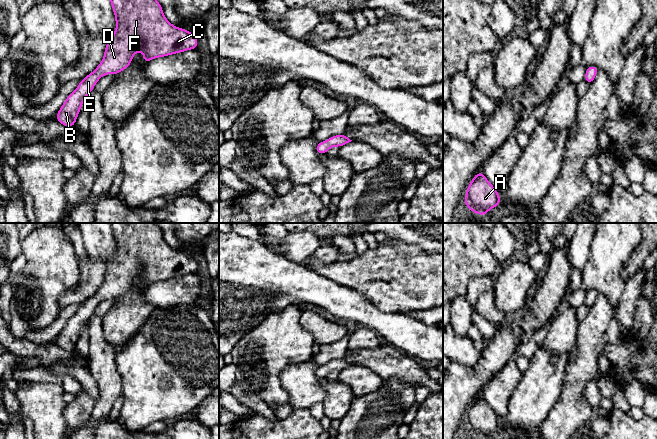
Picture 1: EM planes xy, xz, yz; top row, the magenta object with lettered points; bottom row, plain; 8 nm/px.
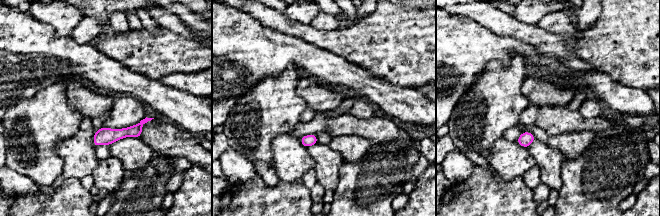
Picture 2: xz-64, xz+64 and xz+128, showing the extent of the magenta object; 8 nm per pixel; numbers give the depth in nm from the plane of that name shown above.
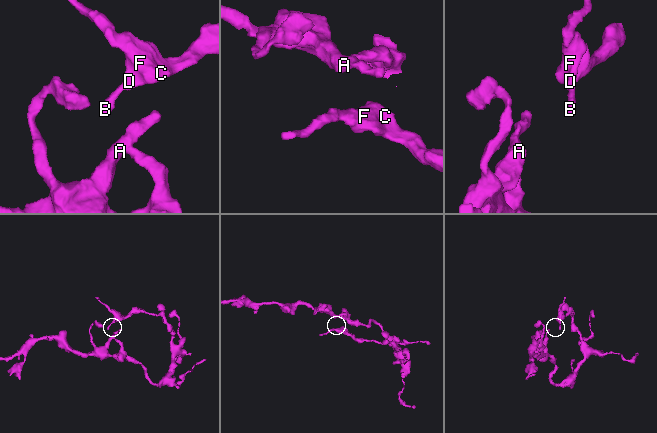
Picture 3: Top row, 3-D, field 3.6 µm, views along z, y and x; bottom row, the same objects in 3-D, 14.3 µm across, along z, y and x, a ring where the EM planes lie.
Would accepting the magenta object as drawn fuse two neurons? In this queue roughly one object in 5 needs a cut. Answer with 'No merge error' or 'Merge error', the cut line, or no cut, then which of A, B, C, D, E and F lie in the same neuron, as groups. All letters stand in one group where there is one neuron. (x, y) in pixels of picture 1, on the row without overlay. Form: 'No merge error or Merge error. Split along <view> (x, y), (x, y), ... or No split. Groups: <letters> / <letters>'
No merge error. No split. Groups: A B C D E F

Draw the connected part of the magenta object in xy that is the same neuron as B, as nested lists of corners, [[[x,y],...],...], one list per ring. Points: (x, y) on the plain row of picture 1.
[[[109,223],[115,239],[116,253],[111,262],[106,267],[104,281],[97,292],[88,298],[83,304],[80,305],[76,314],[67,320],[67,323],[57,336],[56,344],[66,350],[74,351],[76,343],[79,339],[80,333],[85,322],[94,313],[95,308],[103,299],[119,298],[125,294],[132,287],[132,281],[138,276],[143,276],[144,287],[159,281],[166,281],[168,279],[181,277],[187,274],[196,273],[198,270],[197,261],[190,255],[172,249],[165,241],[161,228],[156,223]]]

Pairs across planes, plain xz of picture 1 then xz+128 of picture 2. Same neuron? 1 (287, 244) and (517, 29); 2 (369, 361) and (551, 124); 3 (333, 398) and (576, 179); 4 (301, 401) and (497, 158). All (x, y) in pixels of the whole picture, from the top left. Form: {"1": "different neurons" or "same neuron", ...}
{"1": "different neurons", "2": "same neuron", "3": "different neurons", "4": "same neuron"}

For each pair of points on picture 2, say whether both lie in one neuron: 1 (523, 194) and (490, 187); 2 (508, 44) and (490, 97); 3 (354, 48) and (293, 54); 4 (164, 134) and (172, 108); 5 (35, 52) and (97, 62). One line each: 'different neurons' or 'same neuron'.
1: same neuron
2: different neurons
3: different neurons
4: different neurons
5: same neuron

